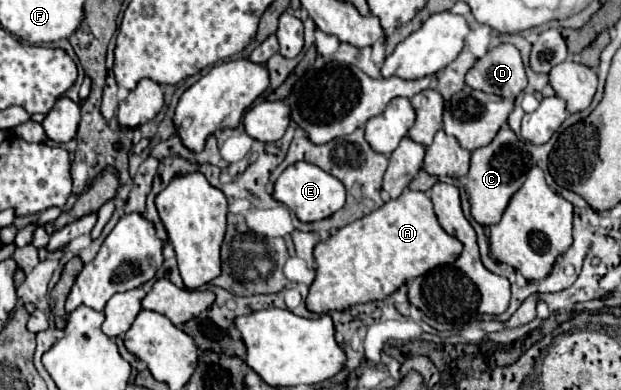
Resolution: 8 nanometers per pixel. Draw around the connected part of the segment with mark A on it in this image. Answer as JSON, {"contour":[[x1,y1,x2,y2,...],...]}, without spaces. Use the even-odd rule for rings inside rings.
{"contour":[[405,190,397,200,385,202,375,212,339,228,329,240,315,246,317,278,309,288,307,308,315,314,347,310,353,304,385,300,405,282,425,272,453,264,463,244,449,236,437,222,425,192]]}

